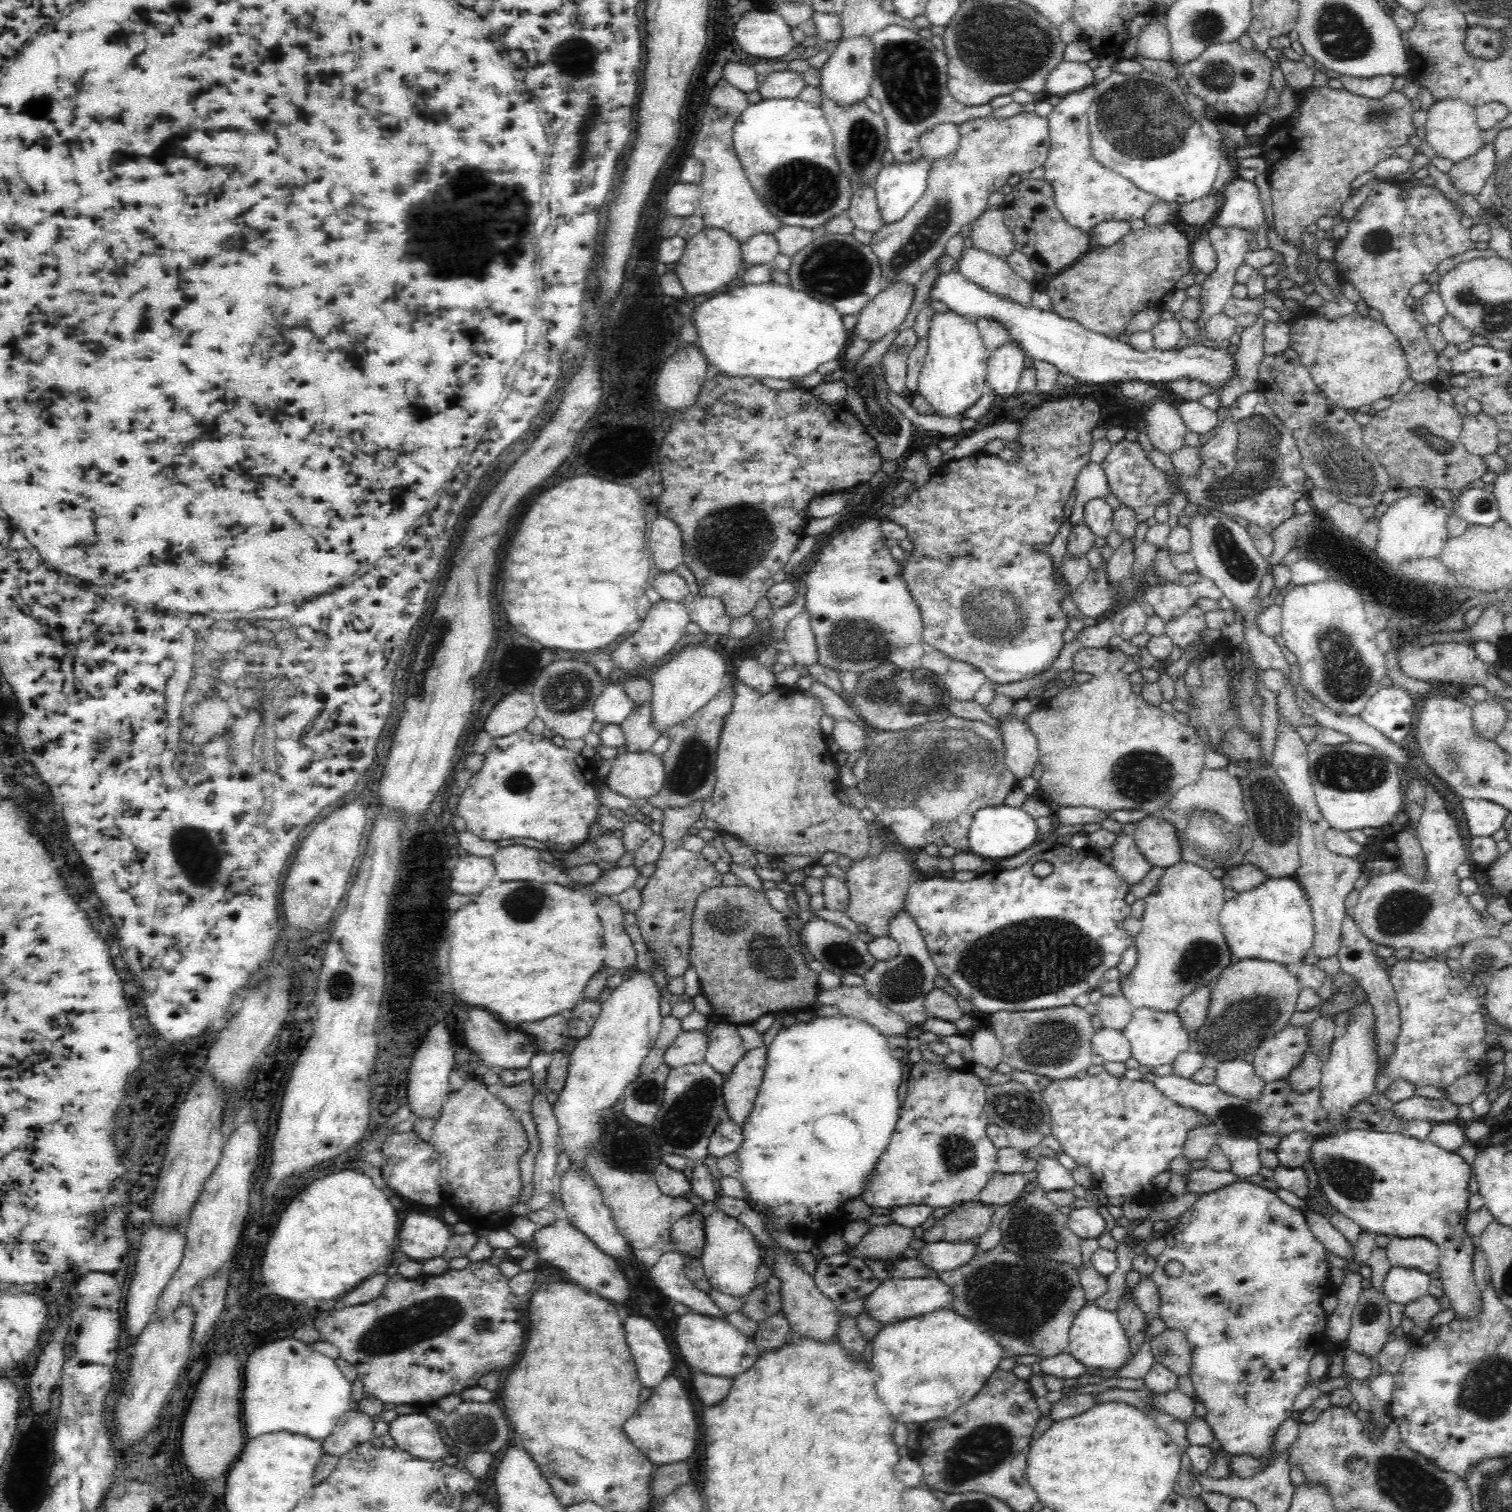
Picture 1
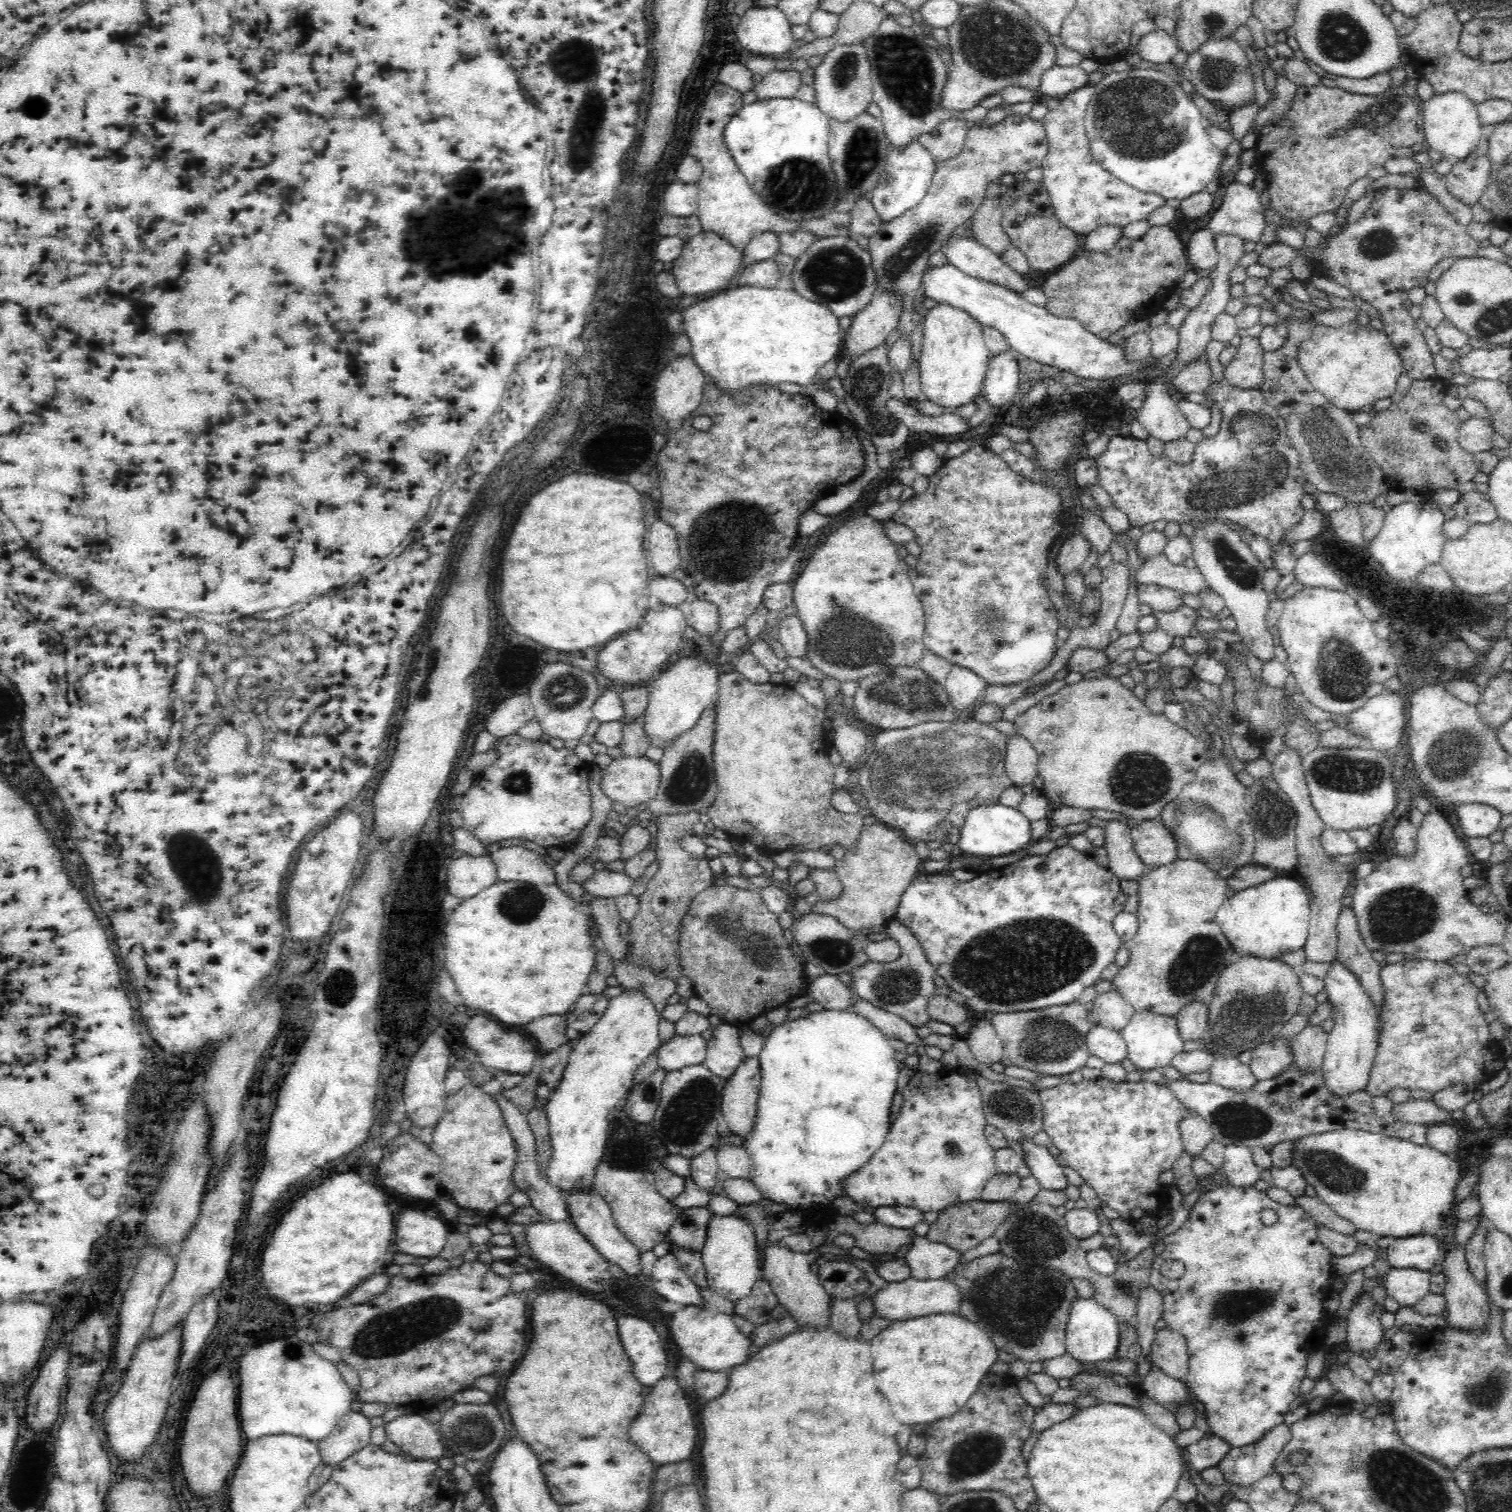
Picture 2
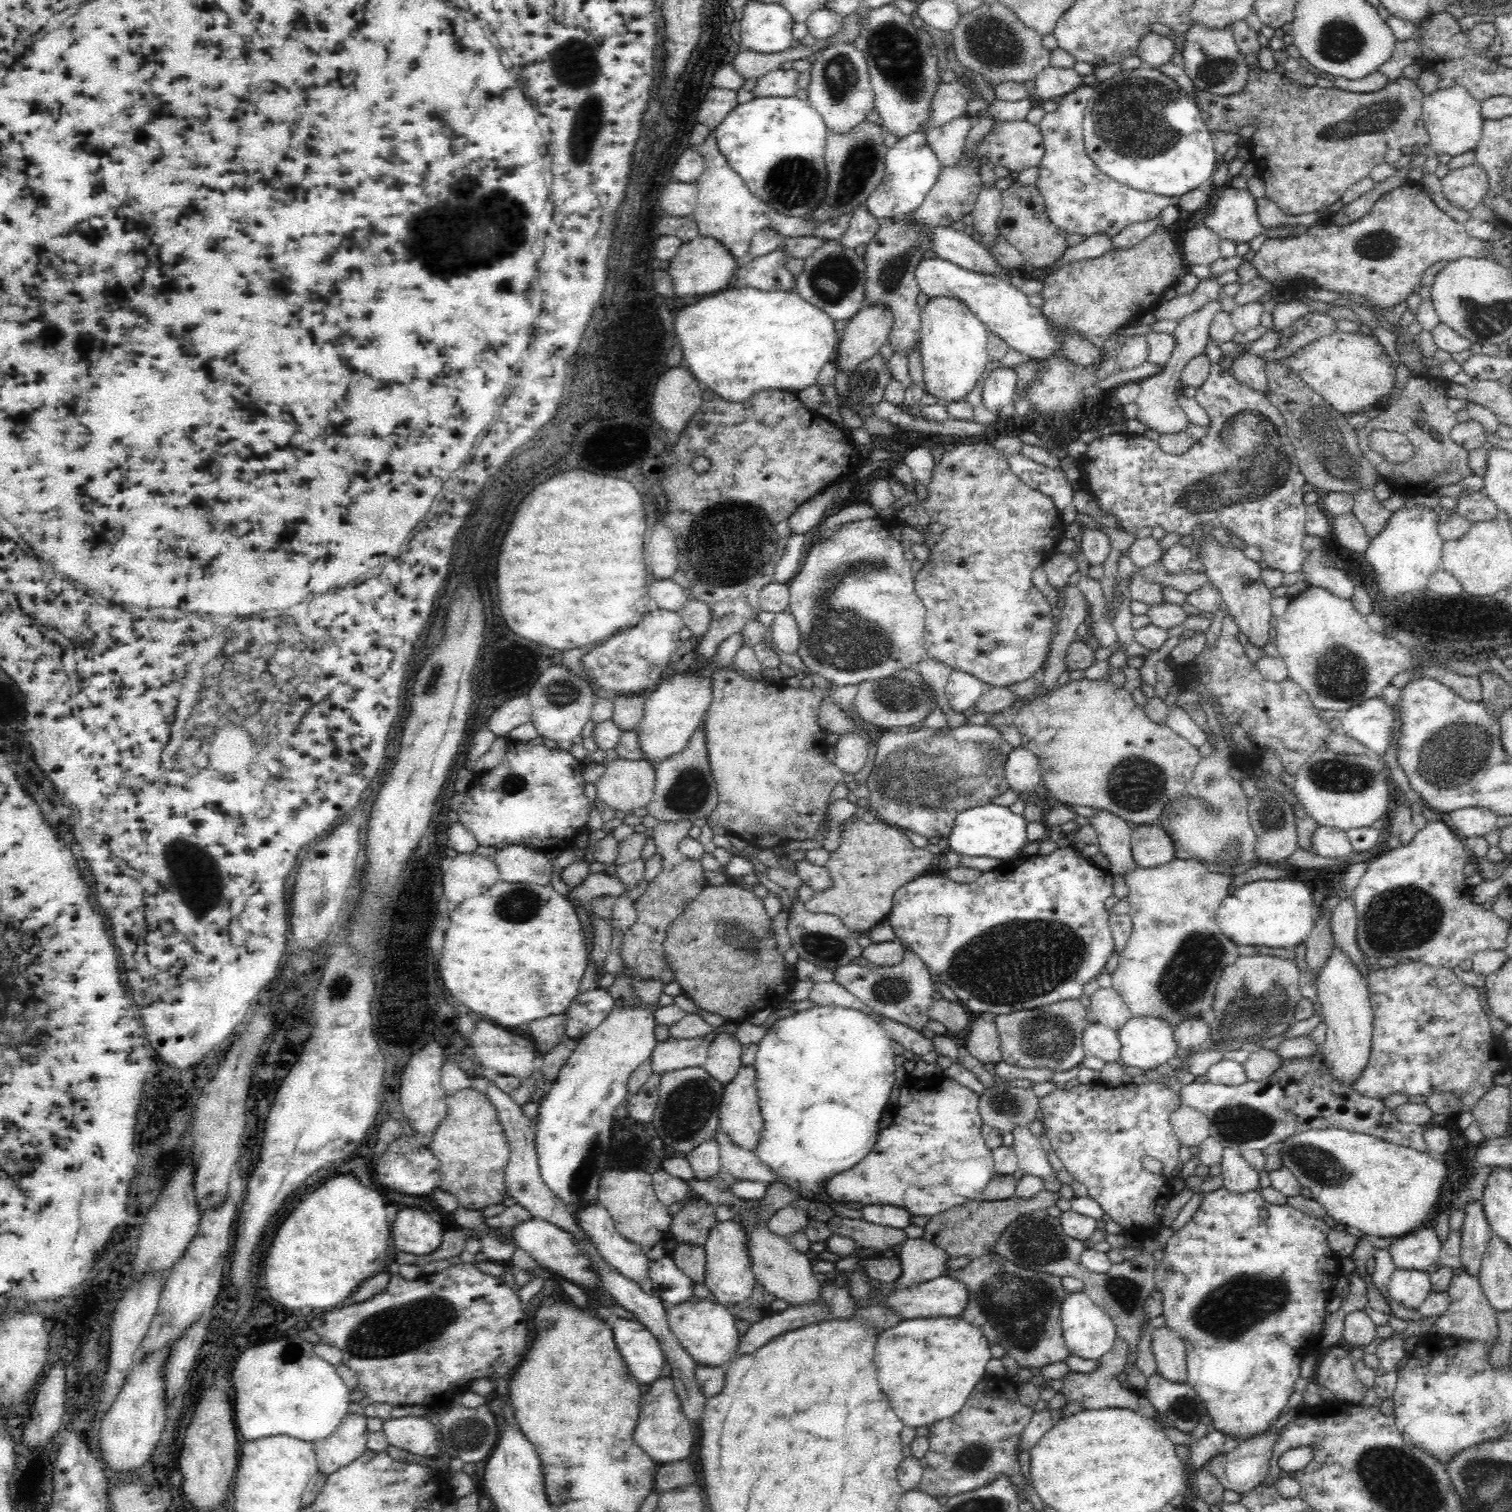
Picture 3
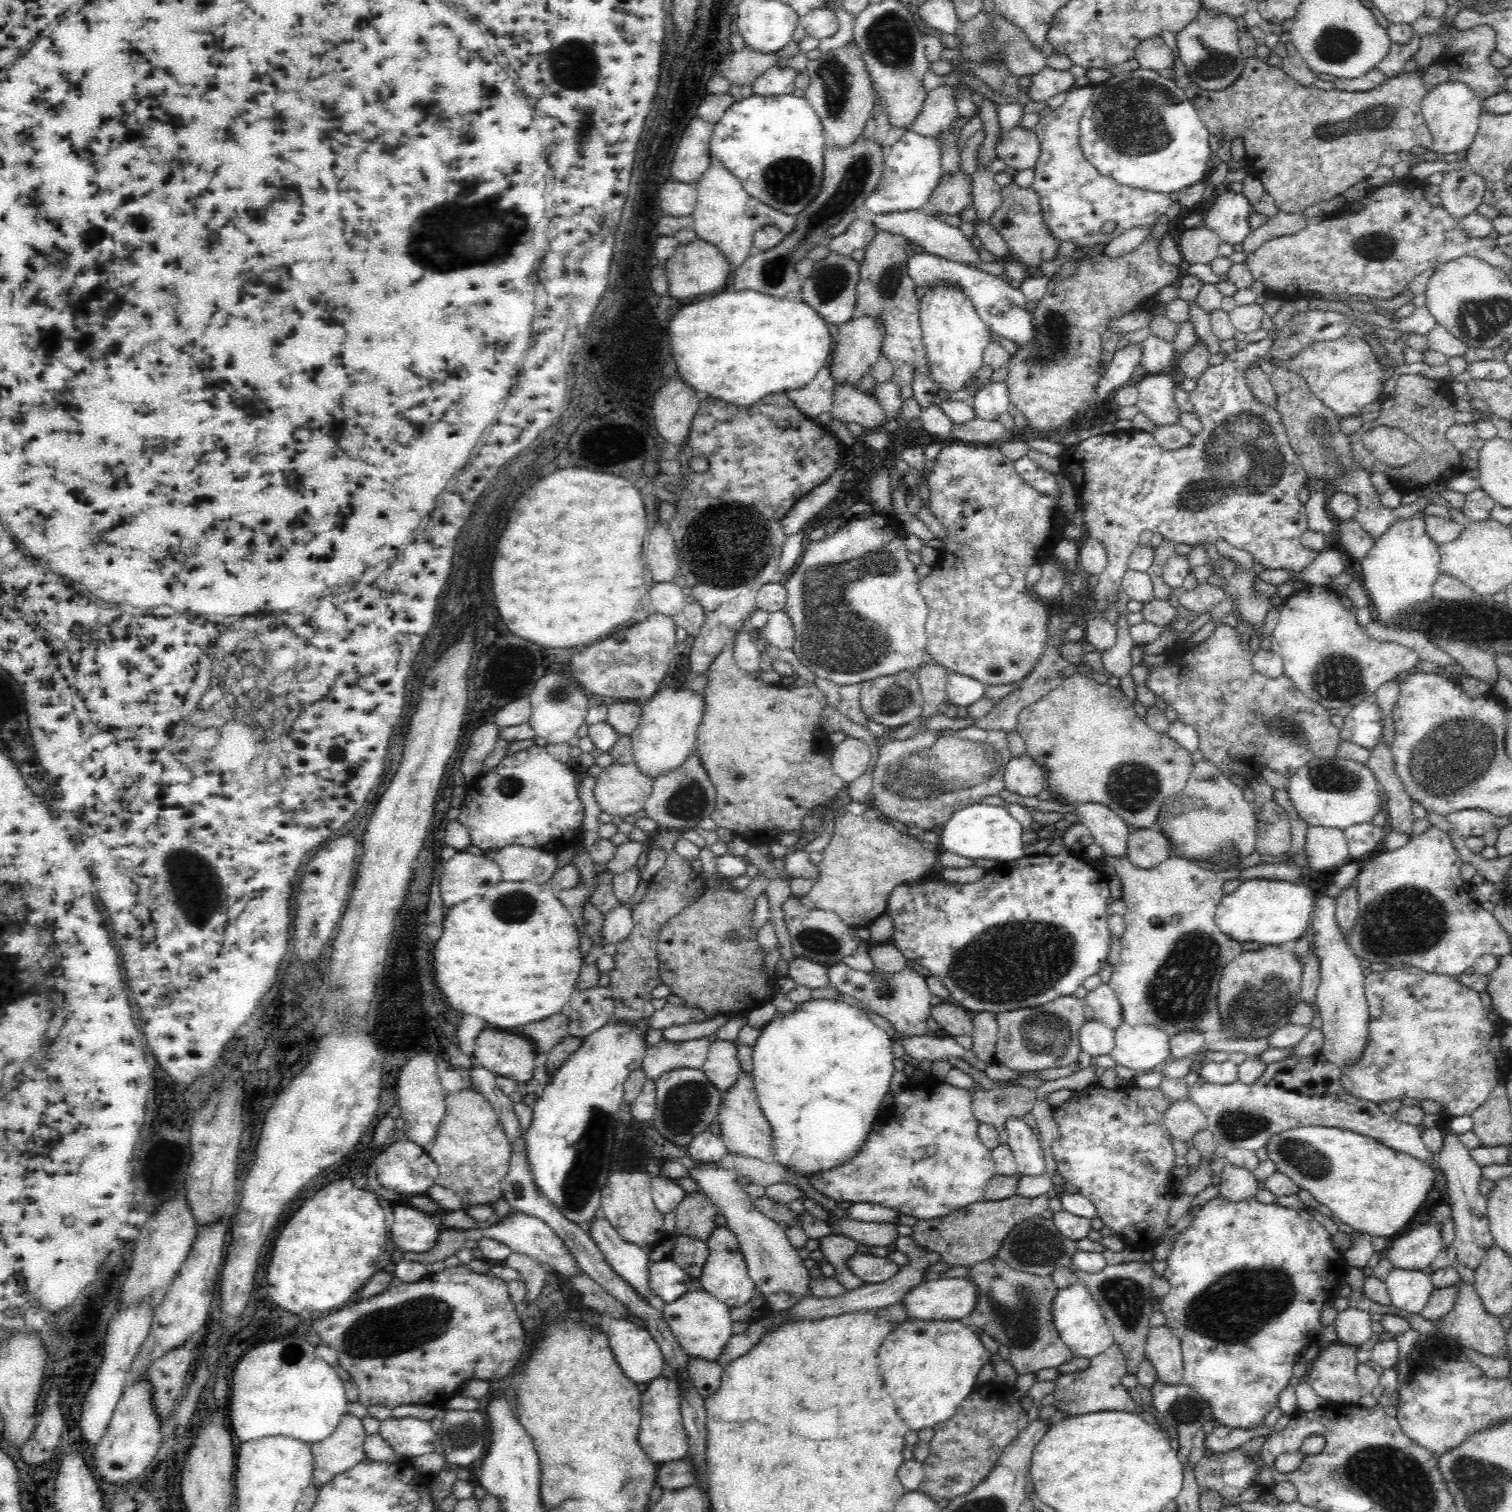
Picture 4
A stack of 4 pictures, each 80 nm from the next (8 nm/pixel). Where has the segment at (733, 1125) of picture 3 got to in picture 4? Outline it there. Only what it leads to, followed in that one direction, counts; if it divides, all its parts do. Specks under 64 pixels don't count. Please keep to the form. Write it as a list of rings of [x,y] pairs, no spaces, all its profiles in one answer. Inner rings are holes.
[[[741,1073],[734,1086],[724,1092],[717,1118],[720,1125],[720,1137],[724,1141],[727,1154],[773,1162],[772,1129],[761,1111],[751,1074]]]

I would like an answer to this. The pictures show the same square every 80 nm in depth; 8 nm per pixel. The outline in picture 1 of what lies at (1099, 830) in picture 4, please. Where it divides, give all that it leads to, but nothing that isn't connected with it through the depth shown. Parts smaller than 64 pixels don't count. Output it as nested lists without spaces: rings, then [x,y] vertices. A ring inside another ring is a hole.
[[[1120,830],[1114,832],[1116,840],[1110,846],[1112,868],[1125,883],[1136,884],[1140,882],[1151,869],[1151,864],[1140,854],[1133,835]]]

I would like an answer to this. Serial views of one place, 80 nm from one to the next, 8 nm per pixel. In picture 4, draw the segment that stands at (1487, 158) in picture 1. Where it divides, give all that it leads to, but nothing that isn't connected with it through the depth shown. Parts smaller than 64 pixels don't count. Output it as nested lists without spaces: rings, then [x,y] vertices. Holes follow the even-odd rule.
[[[1466,168],[1443,174],[1440,189],[1440,206],[1457,219],[1476,211],[1483,202],[1484,179]]]

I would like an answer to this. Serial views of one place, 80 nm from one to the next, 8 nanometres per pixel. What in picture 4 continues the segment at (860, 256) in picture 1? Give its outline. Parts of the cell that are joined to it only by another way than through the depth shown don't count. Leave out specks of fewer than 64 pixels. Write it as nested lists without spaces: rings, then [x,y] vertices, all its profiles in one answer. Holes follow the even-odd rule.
[[[829,251],[824,260],[814,264],[814,271],[807,280],[803,280],[799,298],[812,307],[826,324],[841,325],[854,318],[856,306],[856,284],[858,284],[859,264],[850,255]]]

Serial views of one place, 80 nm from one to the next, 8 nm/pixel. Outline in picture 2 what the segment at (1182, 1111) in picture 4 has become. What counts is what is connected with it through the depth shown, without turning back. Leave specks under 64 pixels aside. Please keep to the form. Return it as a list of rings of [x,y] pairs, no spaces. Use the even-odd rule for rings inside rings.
[[[1192,1111],[1178,1120],[1178,1131],[1183,1148],[1192,1155],[1200,1154],[1204,1146],[1213,1139],[1209,1124]]]

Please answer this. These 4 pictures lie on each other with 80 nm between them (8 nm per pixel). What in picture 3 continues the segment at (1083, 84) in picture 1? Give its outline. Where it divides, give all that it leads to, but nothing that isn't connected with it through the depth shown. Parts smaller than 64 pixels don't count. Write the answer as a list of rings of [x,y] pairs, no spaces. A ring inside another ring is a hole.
[[[1048,65],[1034,78],[1035,93],[1046,101],[1068,94],[1082,85],[1081,76],[1073,68],[1055,68]]]

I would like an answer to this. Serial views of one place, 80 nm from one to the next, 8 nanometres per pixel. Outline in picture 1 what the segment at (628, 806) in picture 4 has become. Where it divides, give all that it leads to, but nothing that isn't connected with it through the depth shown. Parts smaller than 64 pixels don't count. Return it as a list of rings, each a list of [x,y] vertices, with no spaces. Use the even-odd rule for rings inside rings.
[[[650,751],[617,754],[608,775],[601,780],[606,787],[634,803],[660,792],[664,780],[661,757]]]

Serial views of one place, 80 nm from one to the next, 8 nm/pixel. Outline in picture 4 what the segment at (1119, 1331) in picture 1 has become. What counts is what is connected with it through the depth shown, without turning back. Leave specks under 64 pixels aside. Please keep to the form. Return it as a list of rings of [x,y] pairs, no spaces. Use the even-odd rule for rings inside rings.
[[[1078,1278],[1074,1284],[1066,1286],[1066,1288],[1058,1288],[1056,1296],[1052,1298],[1050,1311],[1052,1311],[1052,1323],[1056,1327],[1058,1336],[1072,1351],[1074,1357],[1091,1359],[1113,1345],[1112,1333],[1102,1309],[1092,1298],[1081,1278]]]

